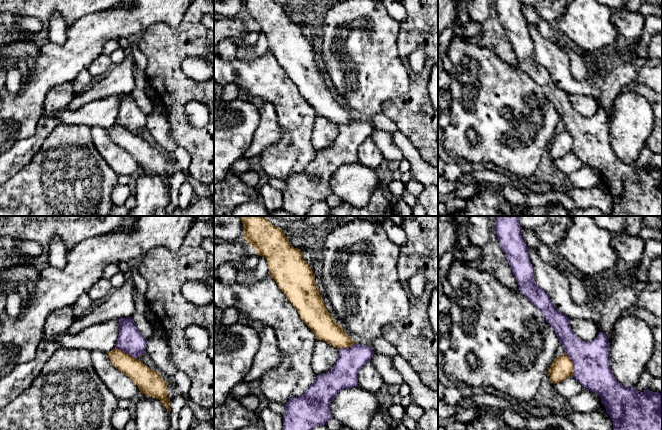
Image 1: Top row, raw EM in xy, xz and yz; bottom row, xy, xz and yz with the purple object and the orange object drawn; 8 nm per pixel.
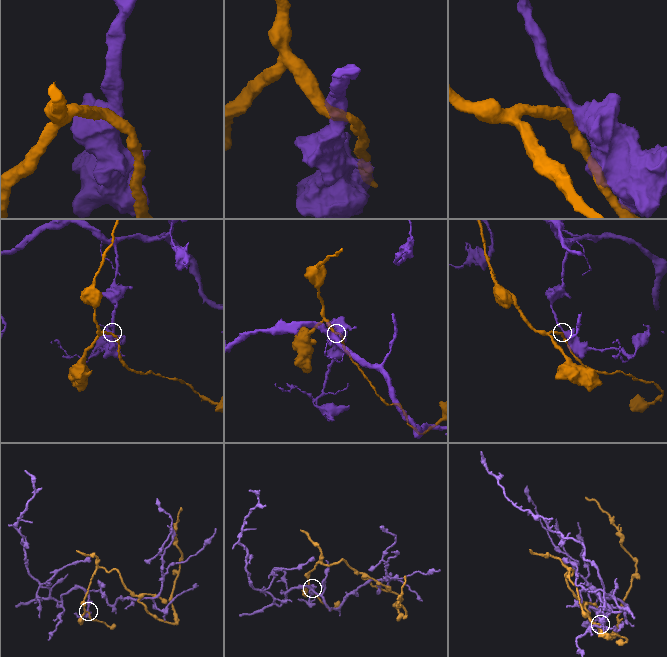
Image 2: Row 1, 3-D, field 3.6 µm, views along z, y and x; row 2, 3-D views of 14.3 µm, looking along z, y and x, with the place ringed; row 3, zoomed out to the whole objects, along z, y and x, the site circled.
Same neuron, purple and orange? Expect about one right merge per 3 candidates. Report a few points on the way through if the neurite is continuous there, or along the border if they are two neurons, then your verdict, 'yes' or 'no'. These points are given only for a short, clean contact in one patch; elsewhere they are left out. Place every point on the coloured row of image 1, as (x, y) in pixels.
no

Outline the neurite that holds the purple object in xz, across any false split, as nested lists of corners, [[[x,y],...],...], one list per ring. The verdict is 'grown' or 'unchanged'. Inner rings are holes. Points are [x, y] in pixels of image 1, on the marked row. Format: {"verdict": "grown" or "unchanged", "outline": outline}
{"verdict": "unchanged", "outline": [[[356,343],[348,348],[340,348],[333,368],[327,373],[317,375],[314,383],[303,395],[292,397],[284,404],[286,412],[283,415],[283,430],[313,430],[316,426],[324,426],[333,418],[330,410],[333,398],[343,389],[358,386],[359,371],[371,360],[374,353],[372,347]]]}

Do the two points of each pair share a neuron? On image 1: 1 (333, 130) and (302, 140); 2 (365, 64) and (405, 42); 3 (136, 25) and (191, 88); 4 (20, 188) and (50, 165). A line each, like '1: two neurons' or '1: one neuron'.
1: two neurons
2: two neurons
3: two neurons
4: one neuron

